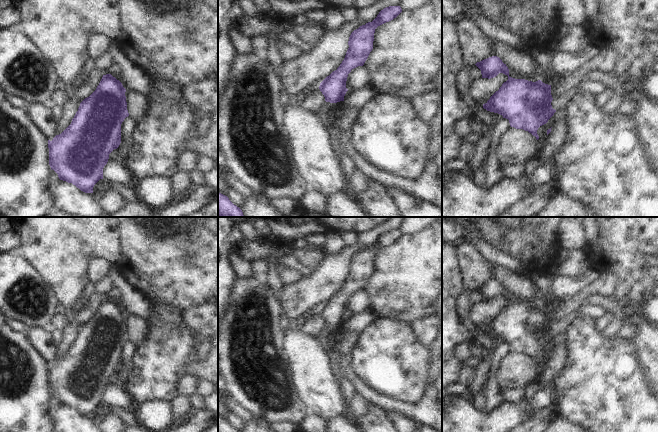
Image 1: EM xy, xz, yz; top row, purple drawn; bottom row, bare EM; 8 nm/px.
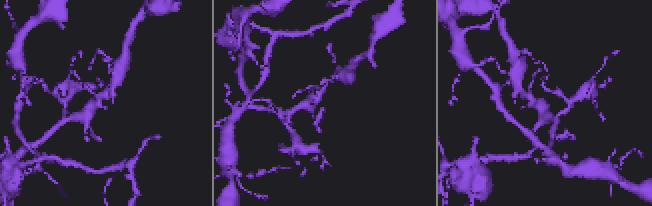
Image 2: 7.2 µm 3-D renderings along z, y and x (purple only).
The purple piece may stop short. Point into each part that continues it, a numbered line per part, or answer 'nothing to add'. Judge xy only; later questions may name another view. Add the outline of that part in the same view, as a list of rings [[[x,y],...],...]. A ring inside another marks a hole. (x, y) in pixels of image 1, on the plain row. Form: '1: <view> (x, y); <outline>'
nothing to add

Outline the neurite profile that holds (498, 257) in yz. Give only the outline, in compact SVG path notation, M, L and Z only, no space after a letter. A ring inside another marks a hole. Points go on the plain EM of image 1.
M442 217L442 241L445 243L458 244L462 241L475 241L479 252L495 265L506 268L514 273L517 272L519 261L507 254L502 249L496 249L488 244L479 234L479 228L471 223L463 225L453 217Z

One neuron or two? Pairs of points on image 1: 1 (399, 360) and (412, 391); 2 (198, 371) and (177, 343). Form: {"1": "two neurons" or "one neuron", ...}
{"1": "one neuron", "2": "two neurons"}

